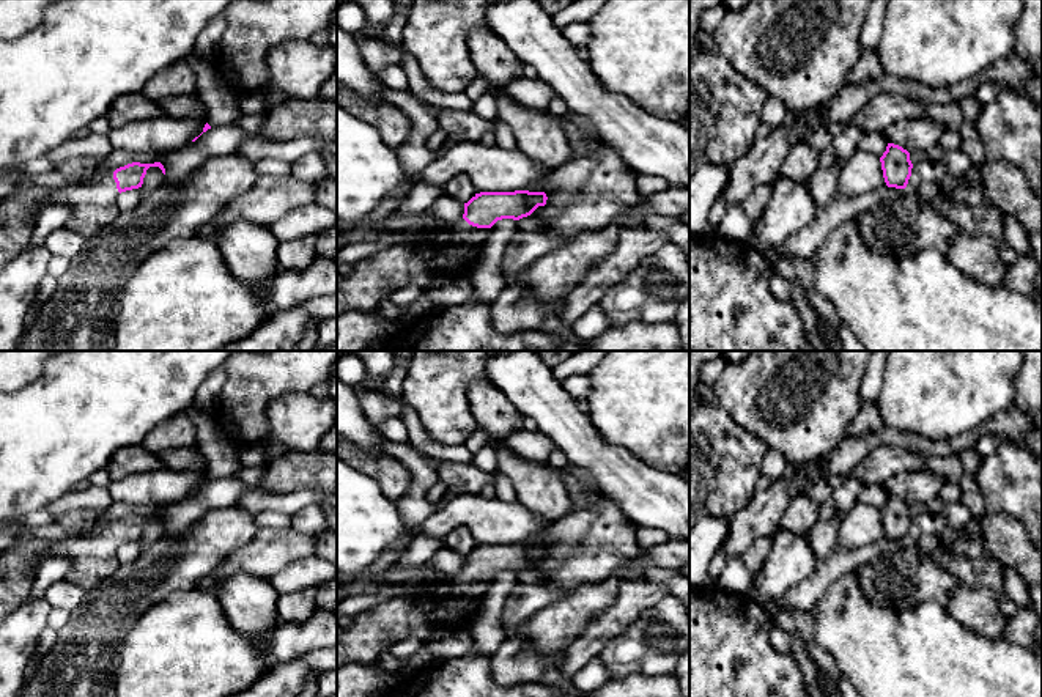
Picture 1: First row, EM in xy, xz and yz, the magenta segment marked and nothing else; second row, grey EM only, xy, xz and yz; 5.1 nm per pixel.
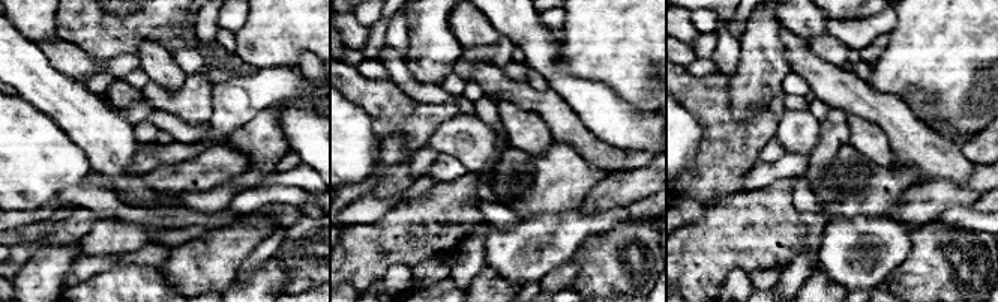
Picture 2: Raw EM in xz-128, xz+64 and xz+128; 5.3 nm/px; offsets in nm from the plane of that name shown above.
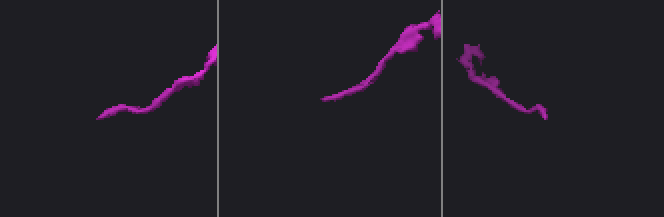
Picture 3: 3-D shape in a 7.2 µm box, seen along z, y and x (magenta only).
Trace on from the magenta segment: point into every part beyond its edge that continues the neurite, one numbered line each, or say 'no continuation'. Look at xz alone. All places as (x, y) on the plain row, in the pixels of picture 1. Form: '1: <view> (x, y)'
1: xz (421, 612)

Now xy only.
1: xy (93, 554)

